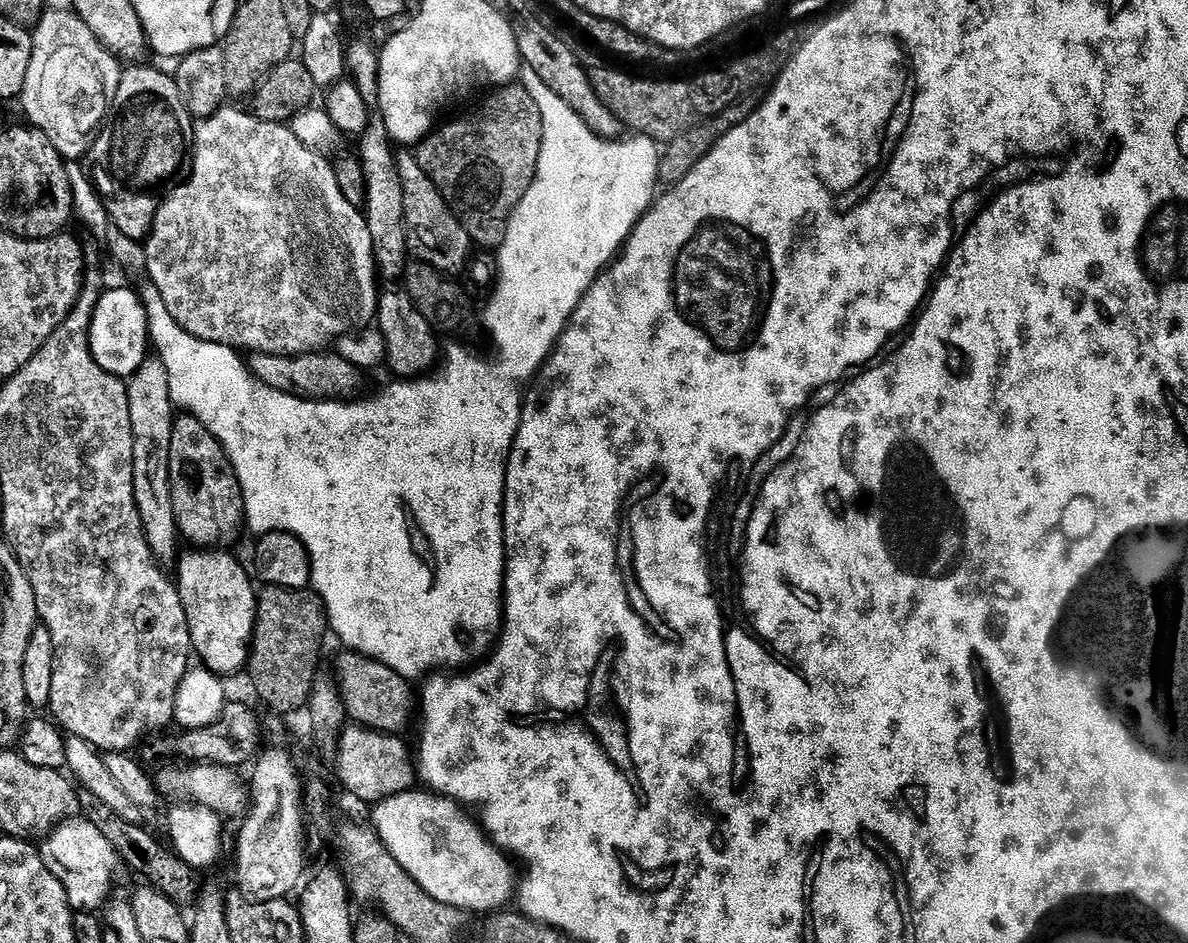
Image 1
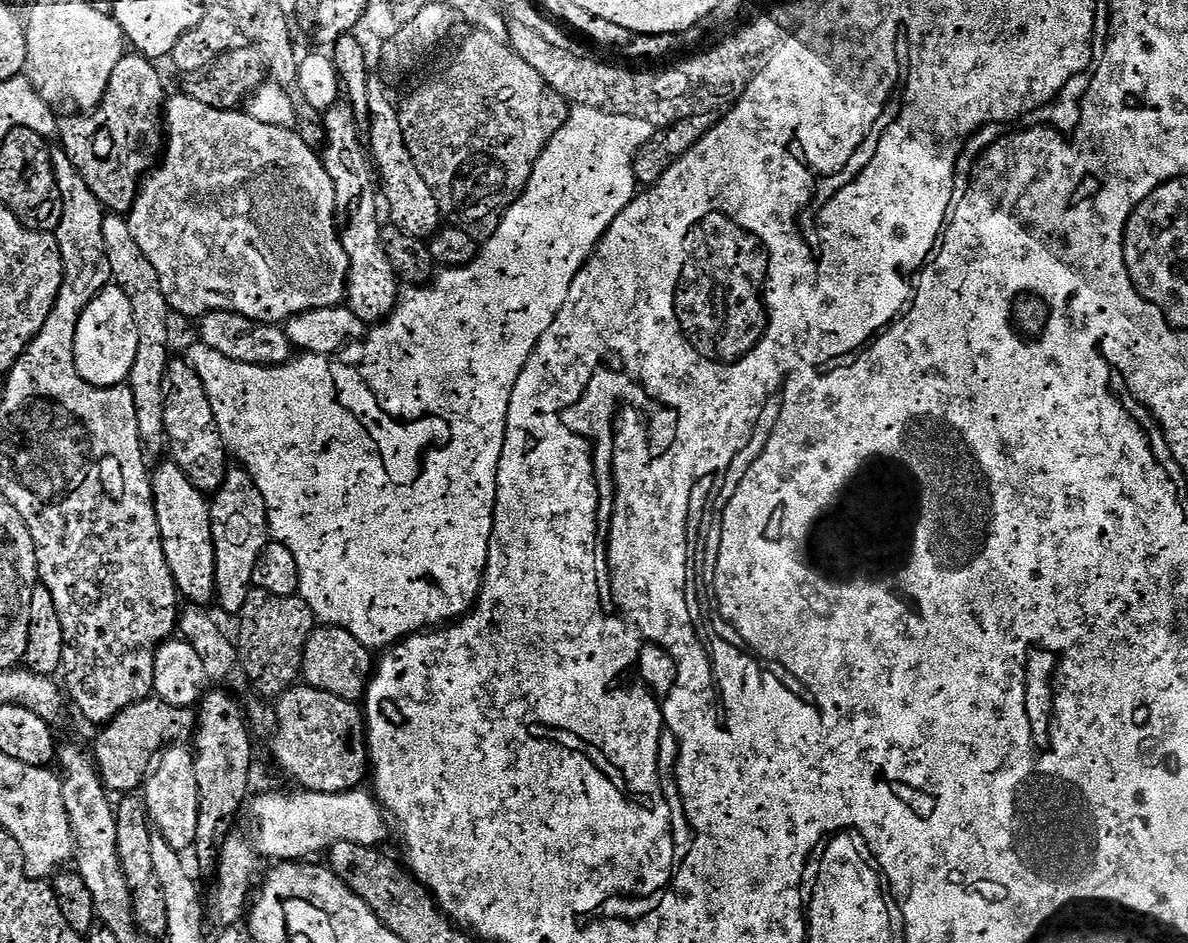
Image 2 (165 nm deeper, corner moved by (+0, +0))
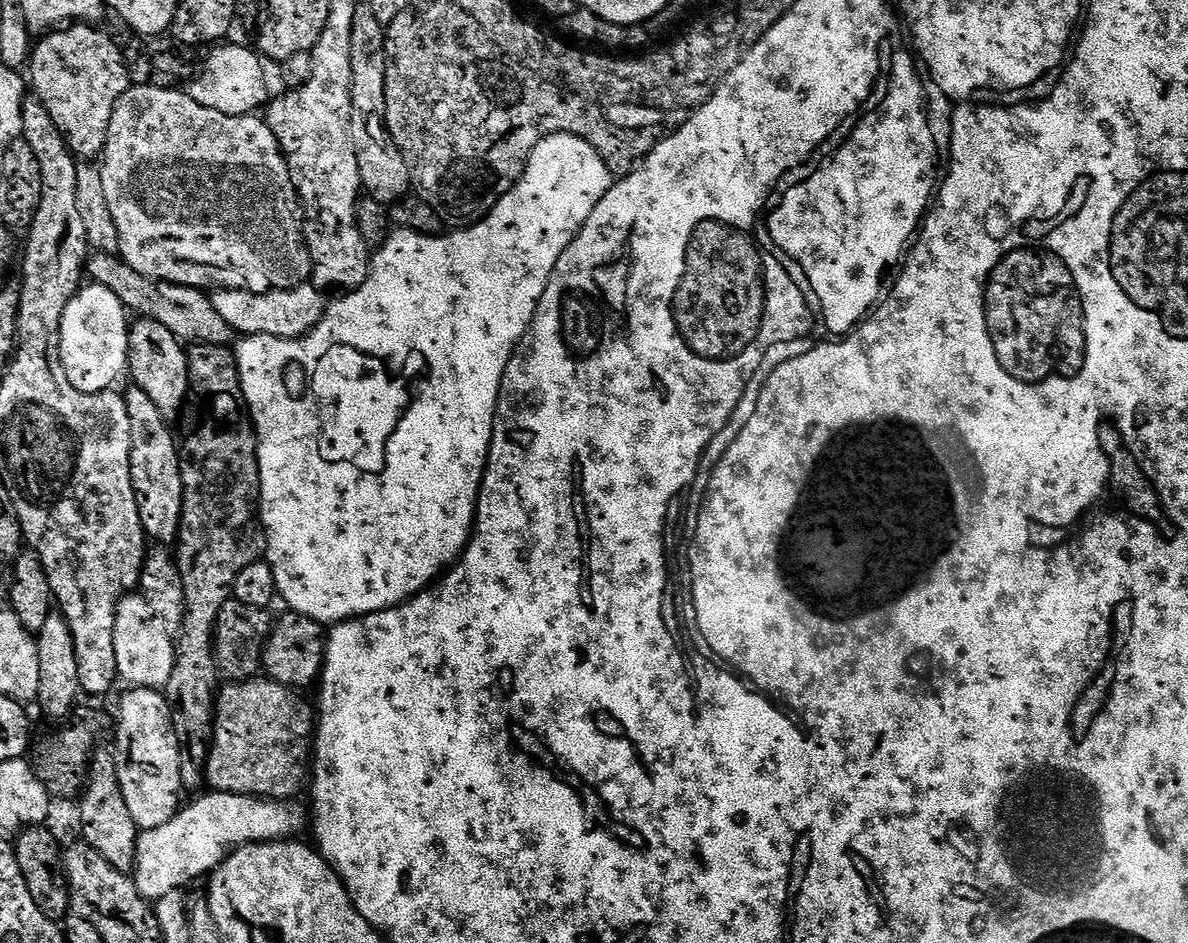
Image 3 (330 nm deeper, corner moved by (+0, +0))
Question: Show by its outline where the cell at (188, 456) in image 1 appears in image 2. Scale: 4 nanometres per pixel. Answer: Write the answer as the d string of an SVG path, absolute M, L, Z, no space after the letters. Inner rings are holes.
M169 359L164 375L164 434L167 447L172 448L171 463L177 464L186 478L200 492L215 493L222 486L230 467L230 453L222 434L210 398L187 359Z

